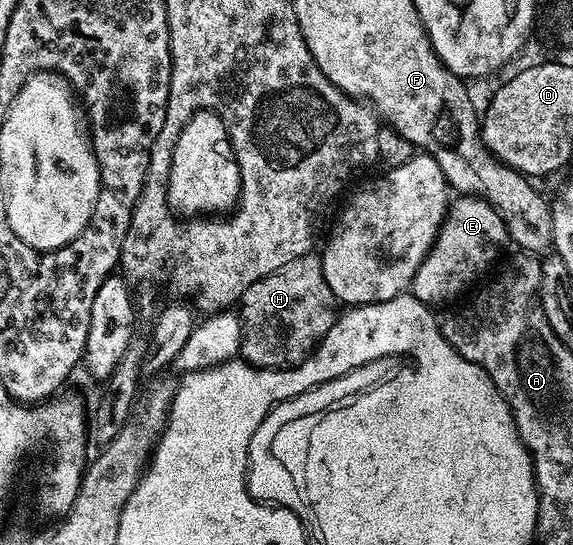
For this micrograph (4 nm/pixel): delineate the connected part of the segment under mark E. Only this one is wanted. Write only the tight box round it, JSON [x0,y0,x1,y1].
[410,195,508,305]

